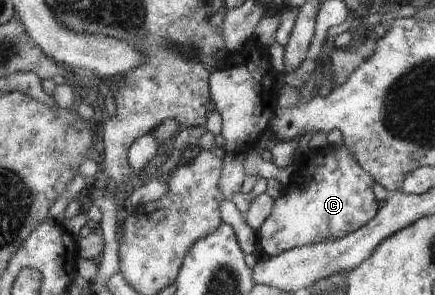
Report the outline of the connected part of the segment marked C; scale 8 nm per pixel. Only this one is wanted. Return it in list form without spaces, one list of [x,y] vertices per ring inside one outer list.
[[[315,144],[311,151],[302,154],[300,158],[295,157],[290,162],[296,168],[296,176],[300,178],[296,186],[290,190],[288,186],[281,189],[281,195],[274,199],[272,210],[258,228],[256,235],[260,246],[260,253],[266,257],[273,257],[284,253],[287,250],[302,247],[304,245],[321,243],[328,238],[340,239],[360,227],[363,227],[369,220],[374,218],[380,203],[372,194],[371,186],[375,182],[370,178],[352,158],[352,154],[346,152],[343,144],[321,145]]]

